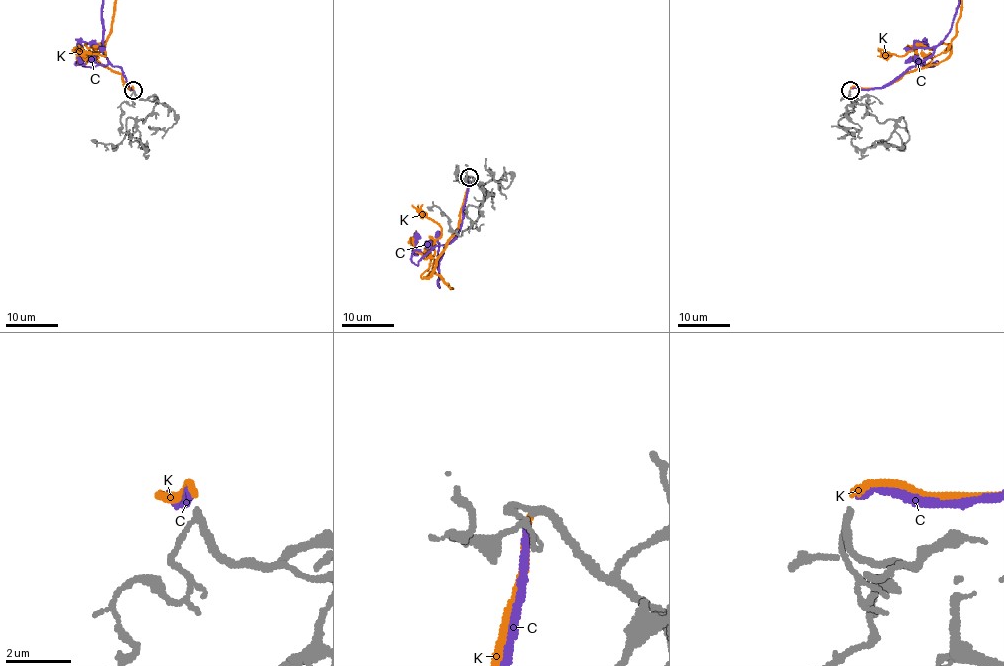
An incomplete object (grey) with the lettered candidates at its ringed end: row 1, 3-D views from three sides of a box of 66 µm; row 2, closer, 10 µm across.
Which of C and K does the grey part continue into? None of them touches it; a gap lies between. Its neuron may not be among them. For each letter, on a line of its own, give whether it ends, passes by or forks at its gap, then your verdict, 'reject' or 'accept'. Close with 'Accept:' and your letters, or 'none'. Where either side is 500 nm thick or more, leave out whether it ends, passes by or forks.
C: it ends; accept
K: it ends; reject
Accept: C

